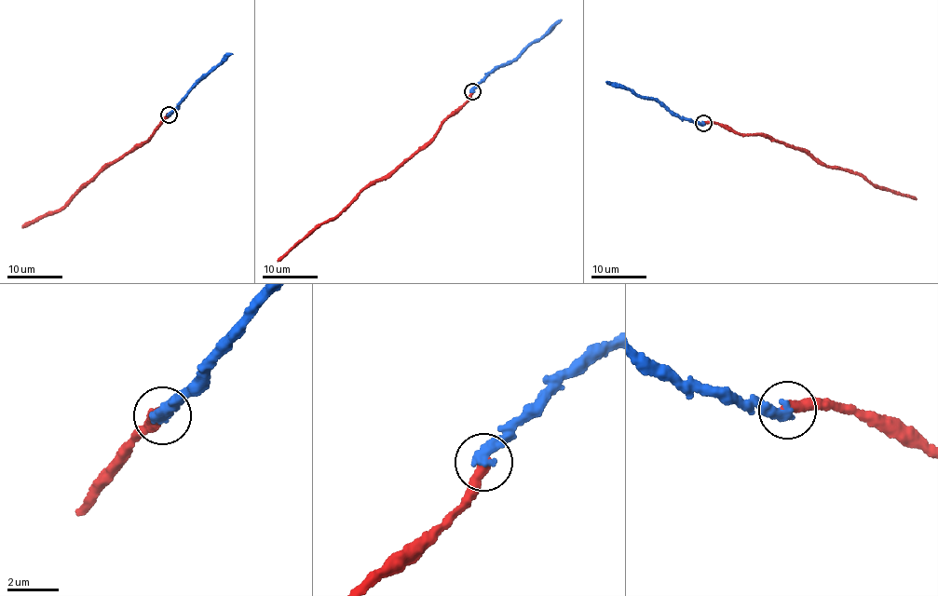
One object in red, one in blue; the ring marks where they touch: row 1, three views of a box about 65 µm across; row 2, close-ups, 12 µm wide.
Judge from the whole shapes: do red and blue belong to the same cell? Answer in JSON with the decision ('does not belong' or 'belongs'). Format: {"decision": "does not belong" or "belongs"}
{"decision": "belongs"}

